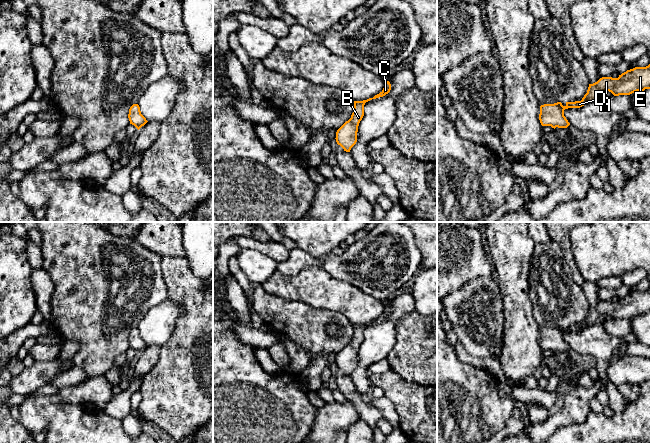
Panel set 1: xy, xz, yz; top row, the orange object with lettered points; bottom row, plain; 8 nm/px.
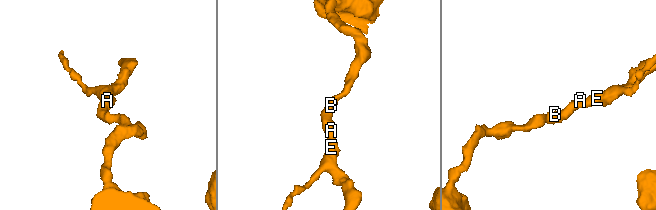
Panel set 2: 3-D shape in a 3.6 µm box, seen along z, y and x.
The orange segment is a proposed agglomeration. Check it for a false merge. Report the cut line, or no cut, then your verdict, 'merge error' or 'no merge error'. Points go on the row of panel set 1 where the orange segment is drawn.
no cut | no merge error

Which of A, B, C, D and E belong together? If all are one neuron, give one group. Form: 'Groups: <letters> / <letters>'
Groups: A B C D E

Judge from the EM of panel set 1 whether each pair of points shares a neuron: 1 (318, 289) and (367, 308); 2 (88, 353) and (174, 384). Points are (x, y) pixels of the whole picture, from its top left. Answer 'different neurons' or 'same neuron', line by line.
1: same neuron
2: different neurons

